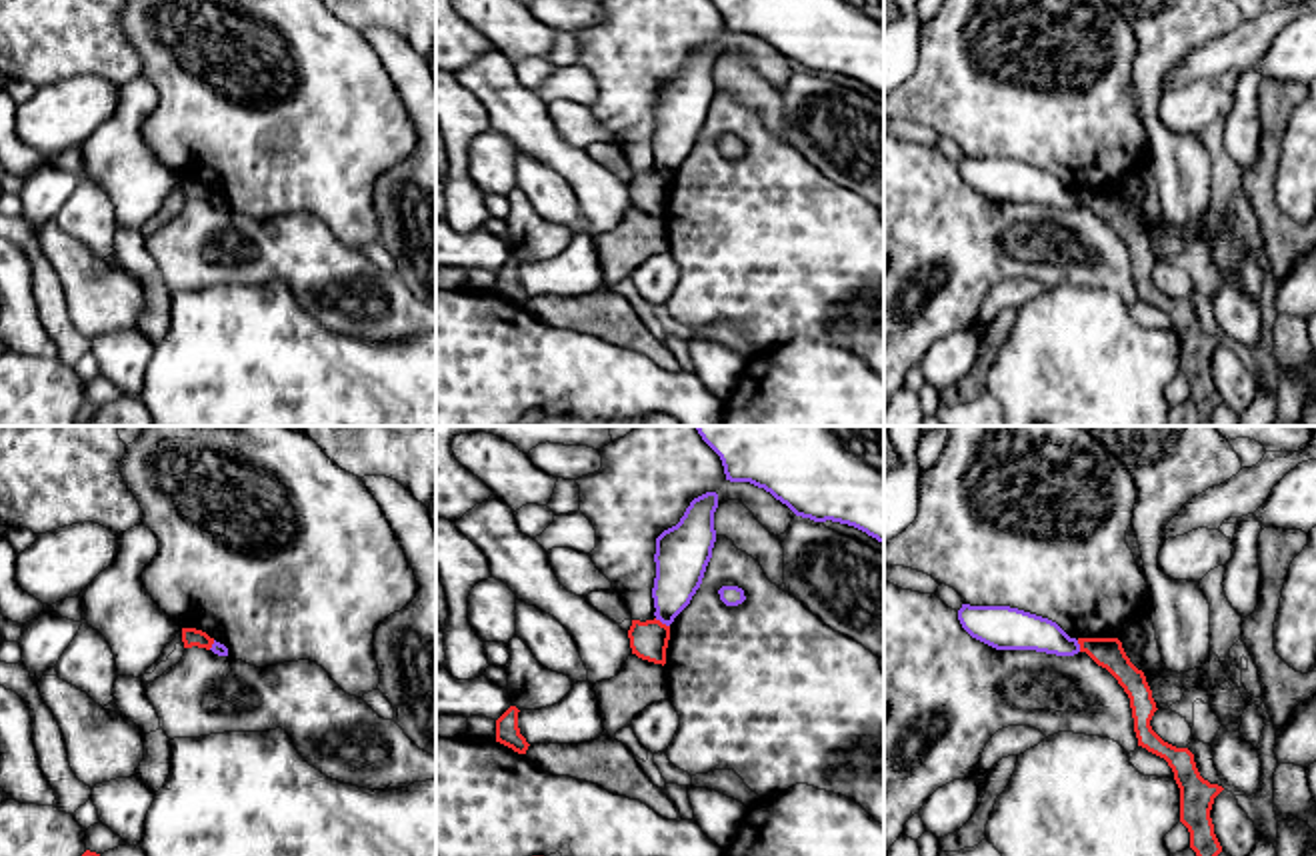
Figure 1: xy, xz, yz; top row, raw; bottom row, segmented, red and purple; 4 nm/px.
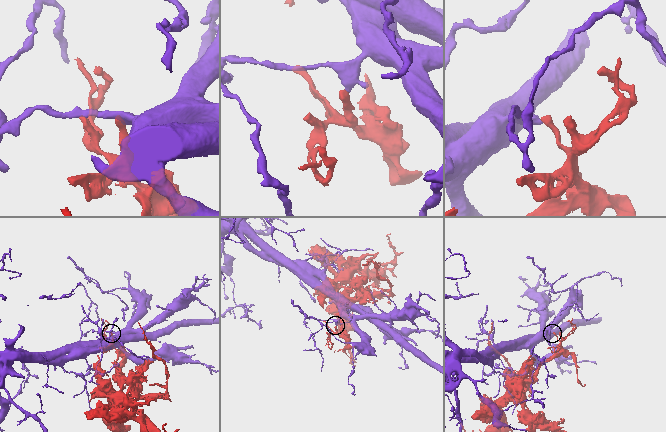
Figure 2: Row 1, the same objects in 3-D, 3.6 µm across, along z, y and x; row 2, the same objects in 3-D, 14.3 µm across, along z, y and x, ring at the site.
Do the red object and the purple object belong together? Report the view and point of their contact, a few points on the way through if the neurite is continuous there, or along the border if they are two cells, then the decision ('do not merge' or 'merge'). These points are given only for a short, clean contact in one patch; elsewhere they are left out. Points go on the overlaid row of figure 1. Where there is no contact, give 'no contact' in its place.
contact xz (660, 622); border xz (654, 618), (668, 626); do not merge

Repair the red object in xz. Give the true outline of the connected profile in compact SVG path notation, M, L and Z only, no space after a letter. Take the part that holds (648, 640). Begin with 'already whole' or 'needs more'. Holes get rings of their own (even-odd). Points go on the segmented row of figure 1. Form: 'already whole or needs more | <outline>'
already whole | M632 620L628 630L632 654L654 664L666 664L670 626L660 620Z

